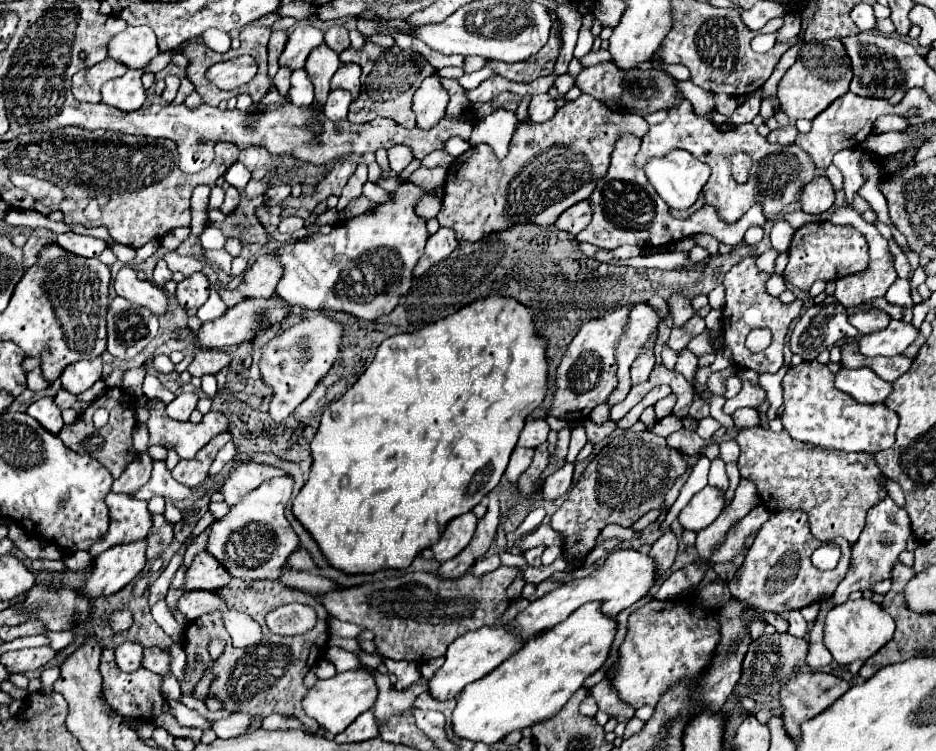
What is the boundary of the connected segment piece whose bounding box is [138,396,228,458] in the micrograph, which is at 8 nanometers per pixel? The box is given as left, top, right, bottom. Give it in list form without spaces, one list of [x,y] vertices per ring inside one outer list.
[[[140,396],[138,398],[138,406],[150,410],[150,418],[146,420],[146,426],[148,426],[148,432],[150,432],[148,448],[150,446],[164,446],[168,450],[174,450],[180,458],[194,458],[196,452],[202,446],[208,444],[208,440],[212,440],[220,432],[226,432],[226,428],[228,428],[228,420],[220,412],[208,412],[200,424],[192,424],[192,422],[180,422],[180,420],[170,418],[166,414],[166,404],[160,402],[160,400],[154,402],[154,404],[150,404],[150,400],[146,396]]]

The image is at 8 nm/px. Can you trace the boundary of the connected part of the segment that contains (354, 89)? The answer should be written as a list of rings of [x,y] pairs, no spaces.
[[[341,64],[332,78],[332,88],[344,88],[352,94],[352,100],[358,98],[361,86],[361,68],[357,64]]]

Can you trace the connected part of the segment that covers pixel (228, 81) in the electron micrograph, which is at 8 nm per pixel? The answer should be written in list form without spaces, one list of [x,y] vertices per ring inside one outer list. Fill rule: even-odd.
[[[238,56],[216,63],[208,70],[206,78],[222,90],[234,90],[256,76],[256,60],[252,56]]]

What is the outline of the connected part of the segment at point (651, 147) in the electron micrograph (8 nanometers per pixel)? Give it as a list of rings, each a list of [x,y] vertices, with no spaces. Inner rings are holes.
[[[680,100],[678,104],[674,104],[674,108],[668,110],[668,118],[664,122],[650,126],[650,130],[642,138],[642,148],[636,156],[636,168],[644,168],[646,160],[666,156],[666,152],[672,152],[674,148],[688,150],[694,158],[710,166],[712,174],[710,174],[710,182],[704,188],[704,204],[714,206],[718,216],[722,216],[722,220],[726,220],[728,224],[736,222],[752,204],[758,202],[762,204],[768,220],[782,214],[784,208],[796,198],[796,194],[800,194],[800,190],[810,180],[814,180],[814,170],[816,170],[810,158],[806,156],[806,152],[796,144],[792,146],[770,144],[766,138],[762,138],[756,132],[754,124],[742,124],[730,132],[722,132],[710,120],[696,116],[688,100]],[[734,152],[746,152],[754,160],[750,178],[742,186],[736,184],[730,176],[730,156]]]

